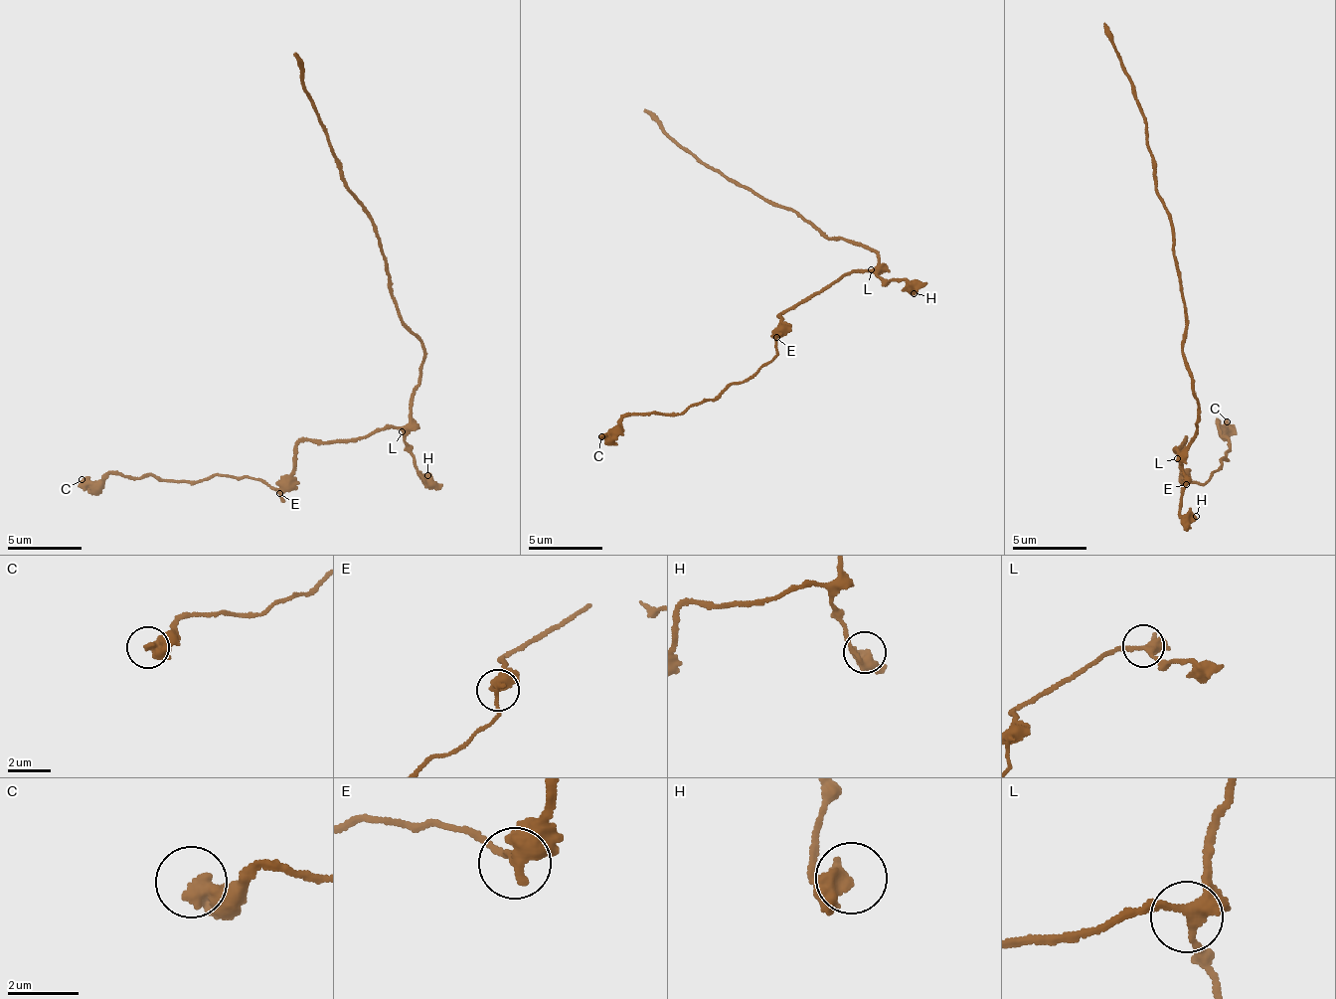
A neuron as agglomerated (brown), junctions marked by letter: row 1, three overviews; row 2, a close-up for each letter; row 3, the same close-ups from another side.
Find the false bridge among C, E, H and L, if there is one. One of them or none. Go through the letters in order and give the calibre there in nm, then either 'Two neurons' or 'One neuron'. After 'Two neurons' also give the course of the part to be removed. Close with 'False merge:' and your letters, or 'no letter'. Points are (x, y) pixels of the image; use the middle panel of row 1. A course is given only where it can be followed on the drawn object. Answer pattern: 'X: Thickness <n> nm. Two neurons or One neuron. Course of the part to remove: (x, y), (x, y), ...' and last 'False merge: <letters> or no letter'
C: Thickness 400 nm. One neuron
E: Thickness 400 nm. One neuron
H: Thickness 400 nm. One neuron
L: Thickness 320 nm. One neuron
False merge: no letter

